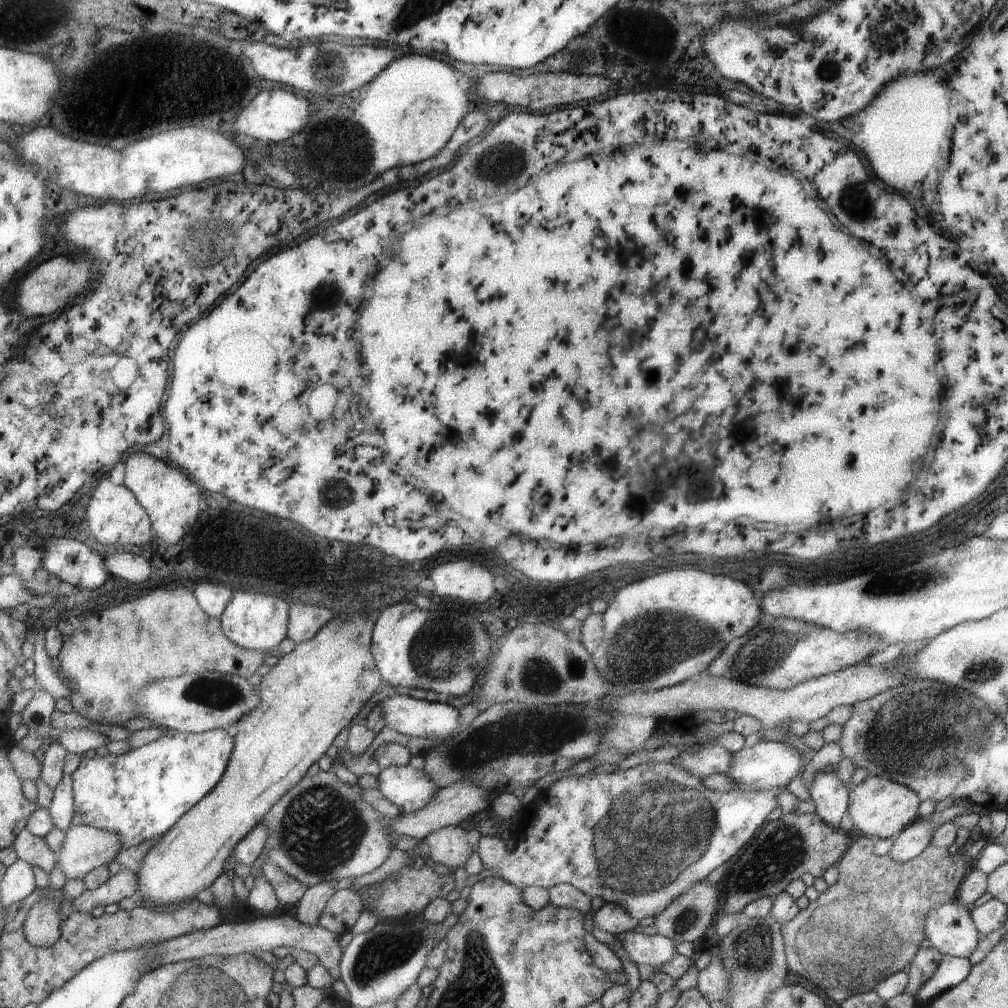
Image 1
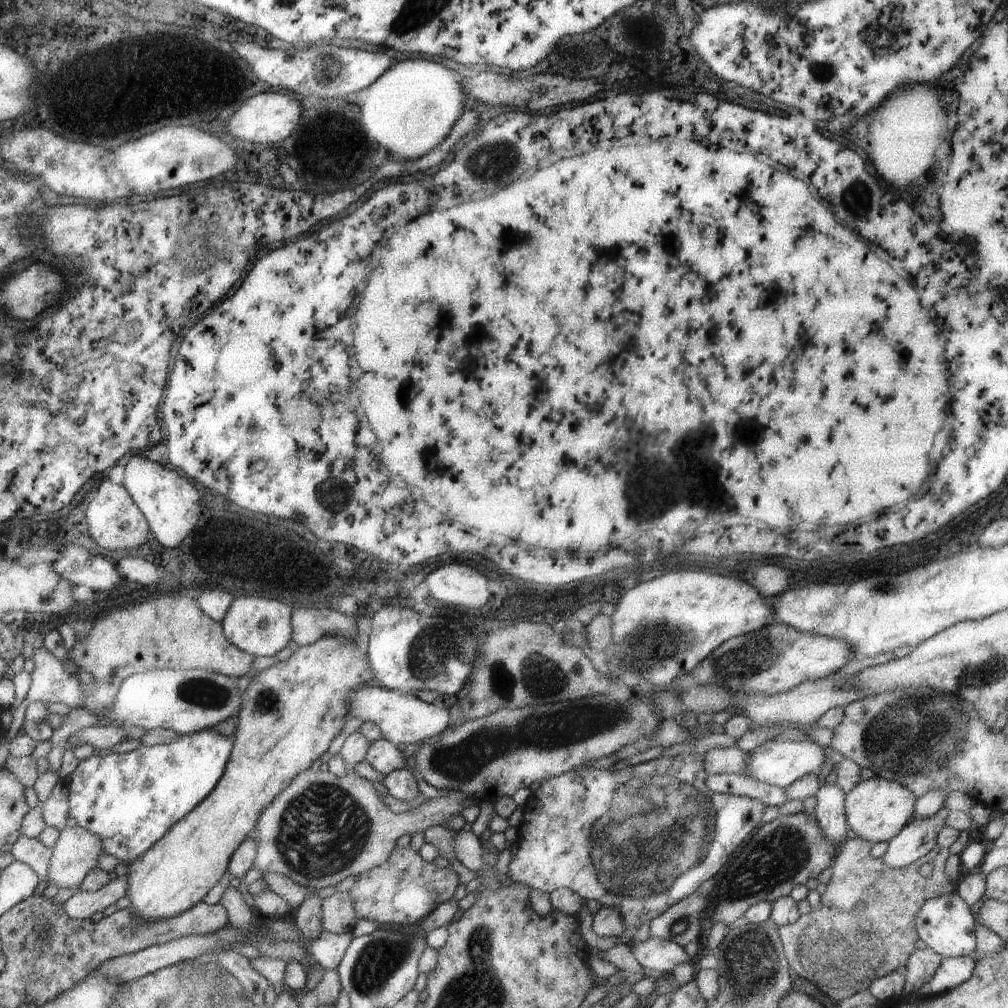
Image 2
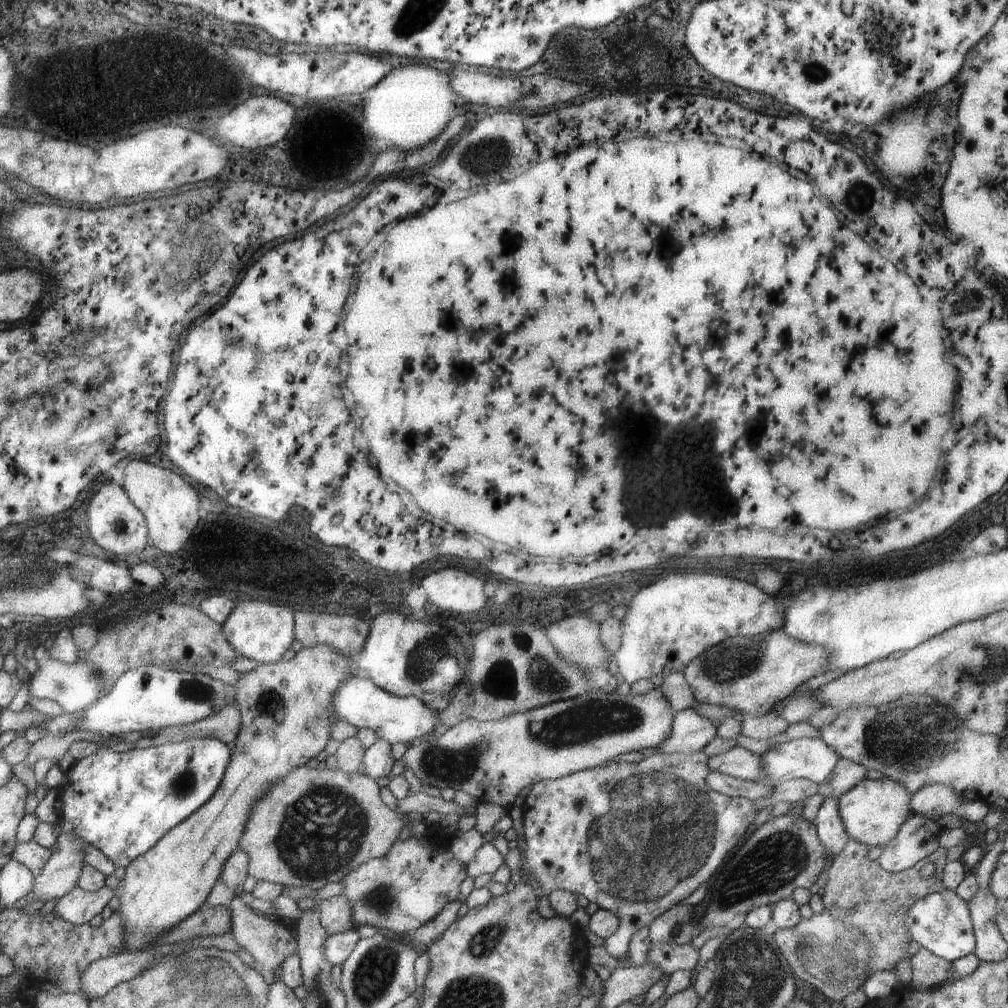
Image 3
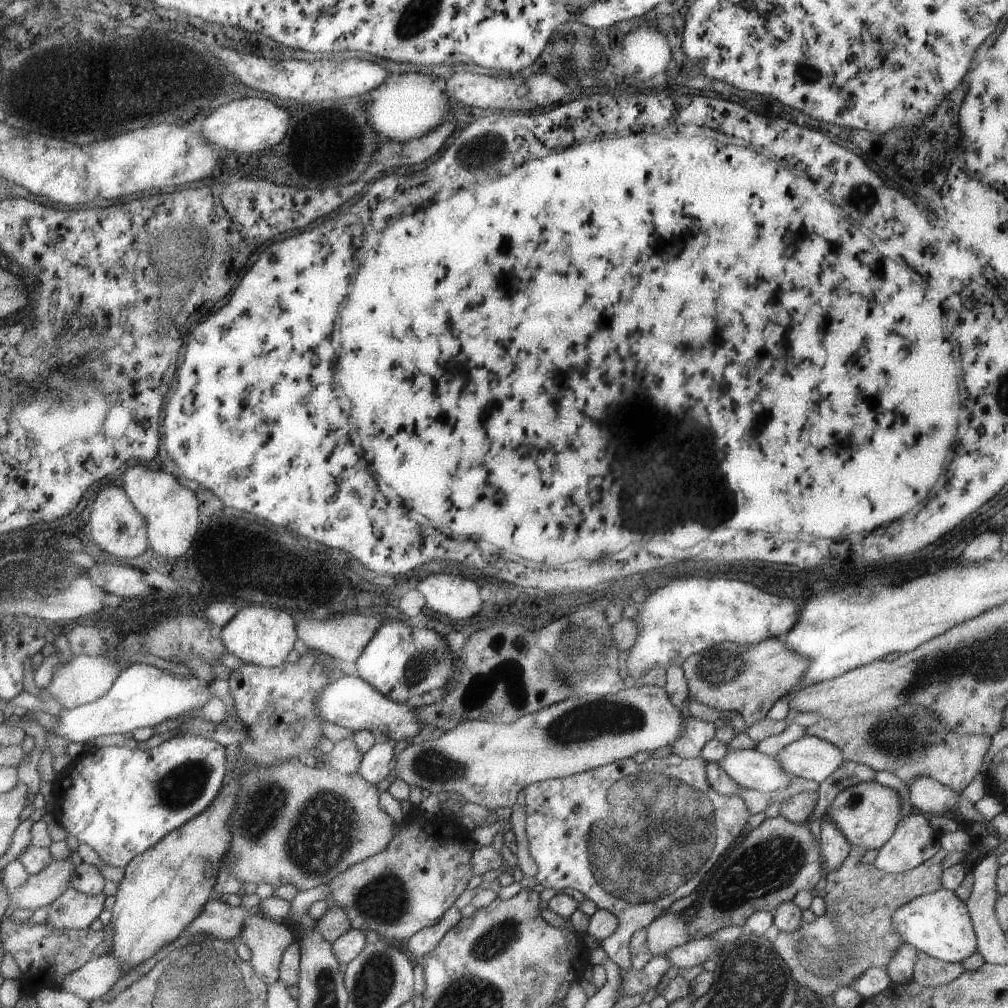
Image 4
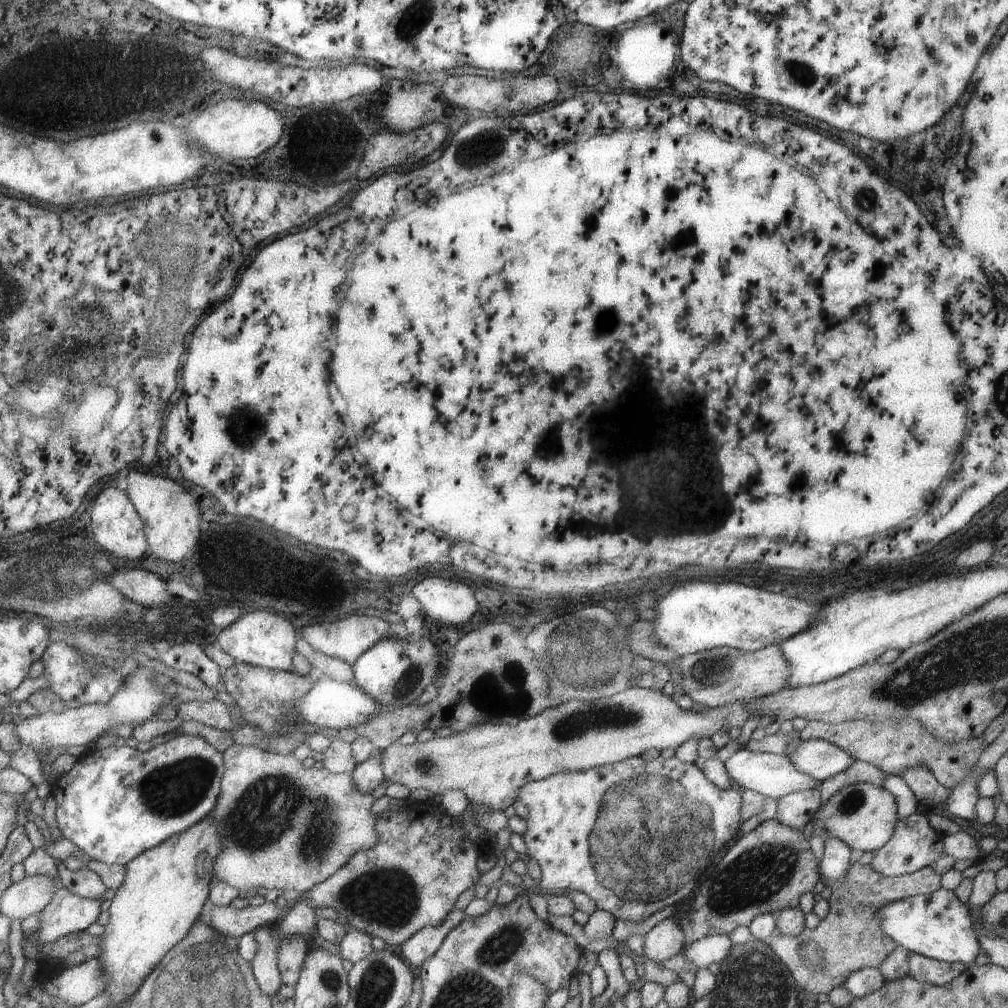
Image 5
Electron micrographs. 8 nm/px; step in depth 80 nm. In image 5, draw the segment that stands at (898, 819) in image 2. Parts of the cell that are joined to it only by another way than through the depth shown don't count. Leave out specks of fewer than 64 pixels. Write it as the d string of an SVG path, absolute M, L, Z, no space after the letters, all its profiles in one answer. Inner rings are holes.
M867 782L845 785L834 792L817 810L812 830L824 841L834 836L847 844L857 855L881 848L893 834L898 814L894 796L881 786Z

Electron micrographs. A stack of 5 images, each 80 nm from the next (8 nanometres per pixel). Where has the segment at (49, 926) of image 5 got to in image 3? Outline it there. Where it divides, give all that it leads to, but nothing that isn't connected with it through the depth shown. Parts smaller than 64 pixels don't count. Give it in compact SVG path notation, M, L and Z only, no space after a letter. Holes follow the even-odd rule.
M76 886L73 890L59 897L53 911L64 921L74 925L83 925L95 914L99 914L113 896L118 895L118 889L101 887L97 892L87 892Z

